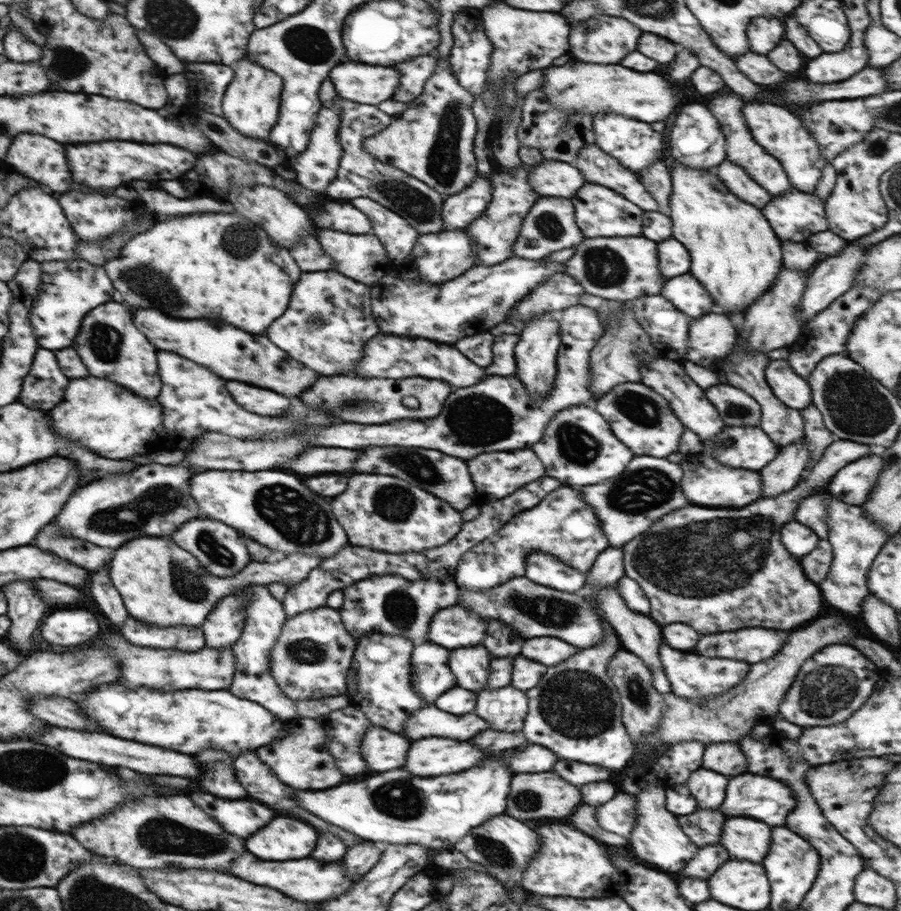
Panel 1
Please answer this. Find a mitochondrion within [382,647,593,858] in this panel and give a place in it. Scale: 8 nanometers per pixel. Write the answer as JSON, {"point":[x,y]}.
{"point":[528,799]}

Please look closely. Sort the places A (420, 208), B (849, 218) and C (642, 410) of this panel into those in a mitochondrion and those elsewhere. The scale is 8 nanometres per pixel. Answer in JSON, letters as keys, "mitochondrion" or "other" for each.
{"A":"mitochondrion","B":"other","C":"mitochondrion"}

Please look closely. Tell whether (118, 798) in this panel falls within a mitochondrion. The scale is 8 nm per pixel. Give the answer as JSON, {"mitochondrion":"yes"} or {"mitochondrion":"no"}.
{"mitochondrion":"no"}

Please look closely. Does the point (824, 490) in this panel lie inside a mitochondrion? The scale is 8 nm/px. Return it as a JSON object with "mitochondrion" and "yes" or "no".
{"mitochondrion":"no"}

